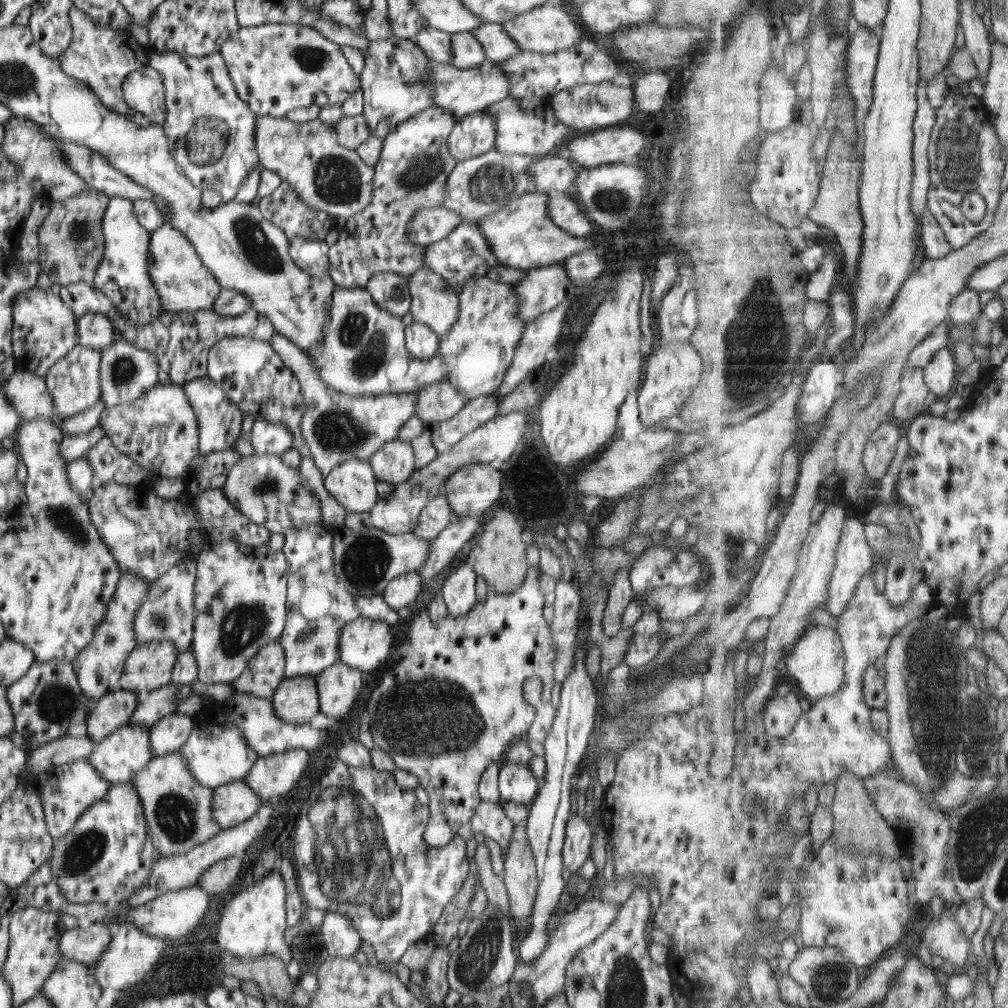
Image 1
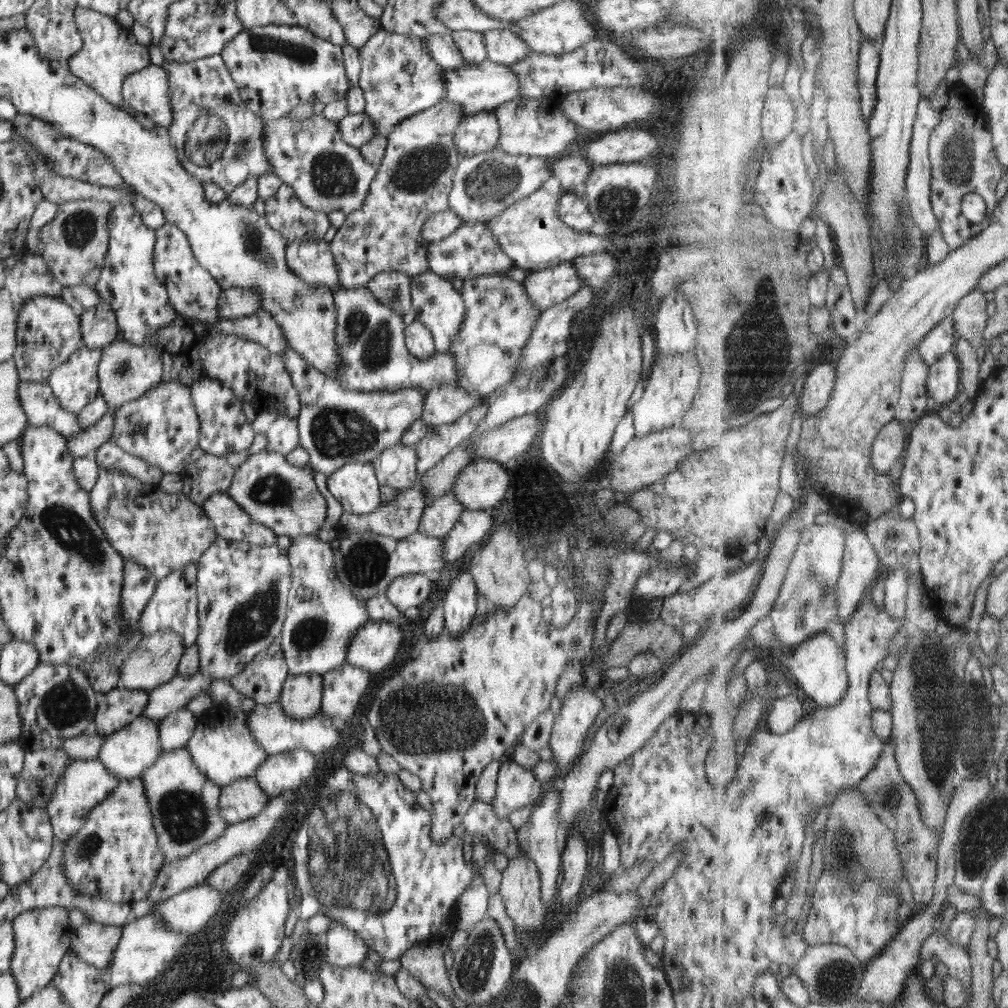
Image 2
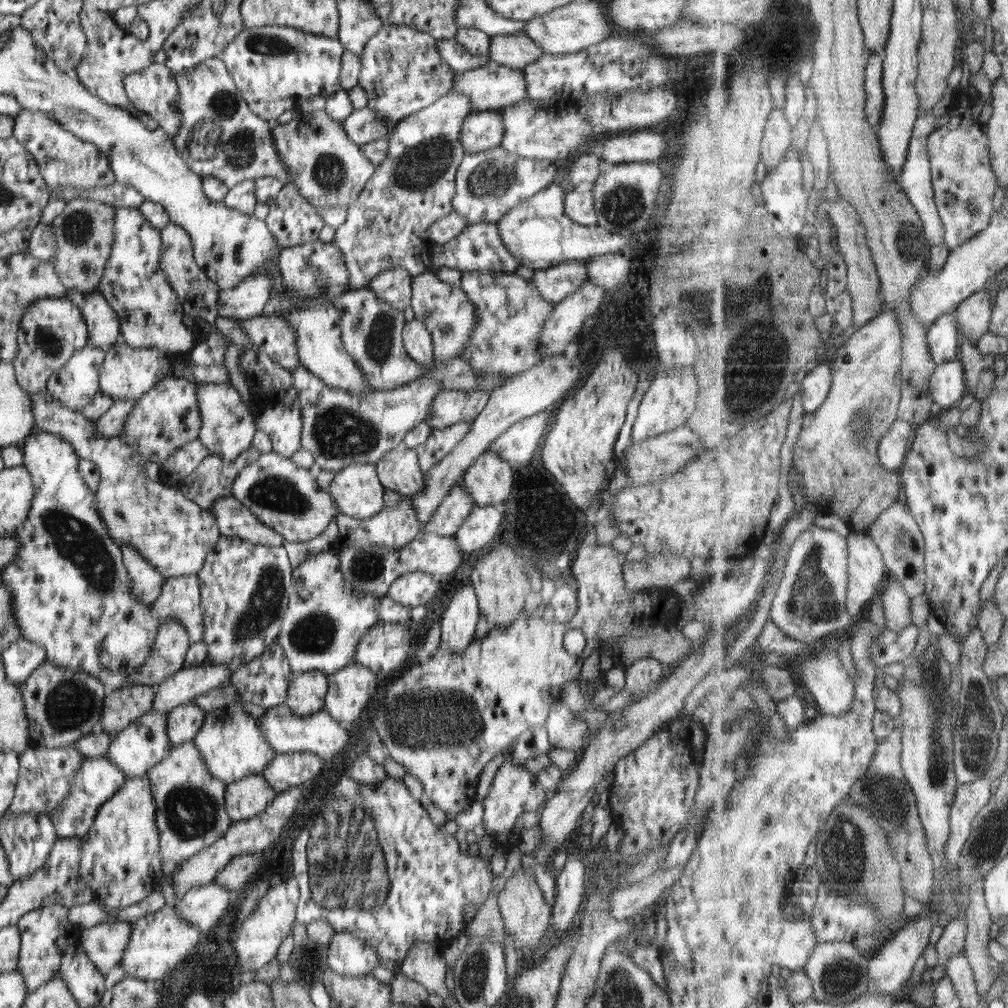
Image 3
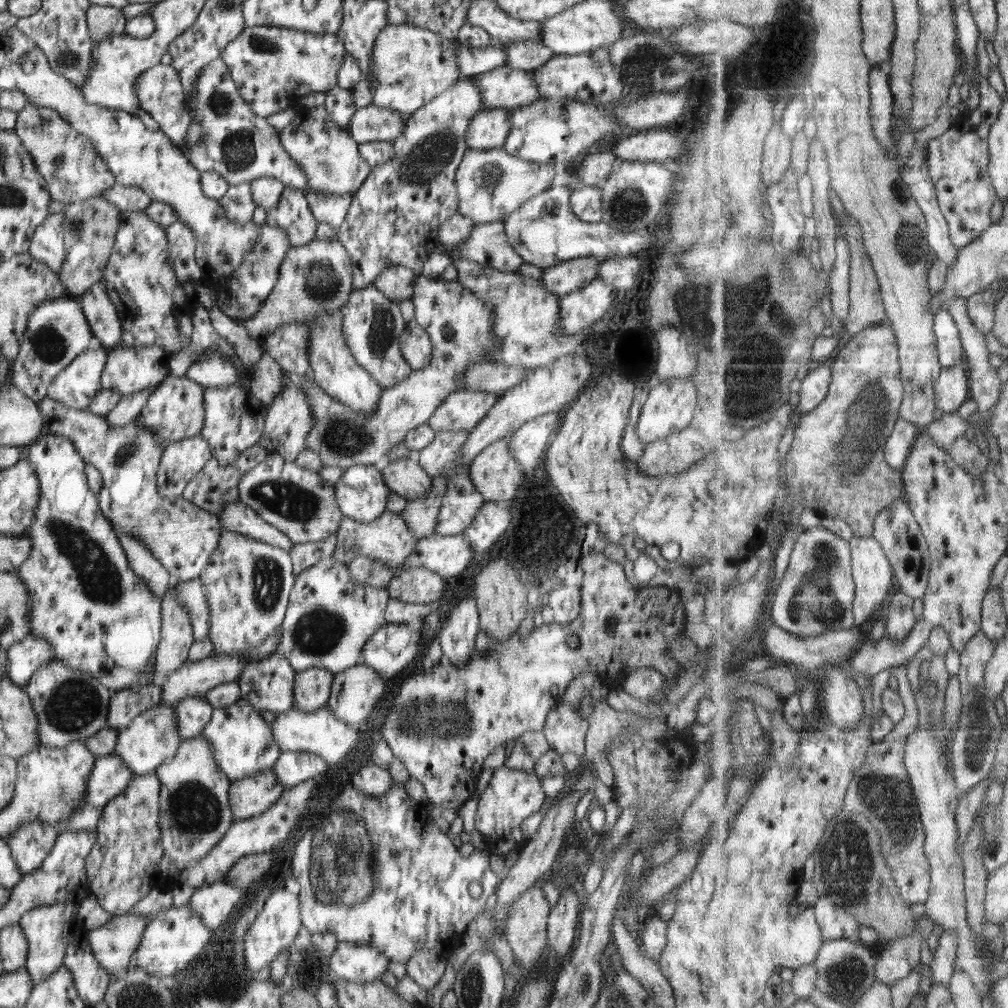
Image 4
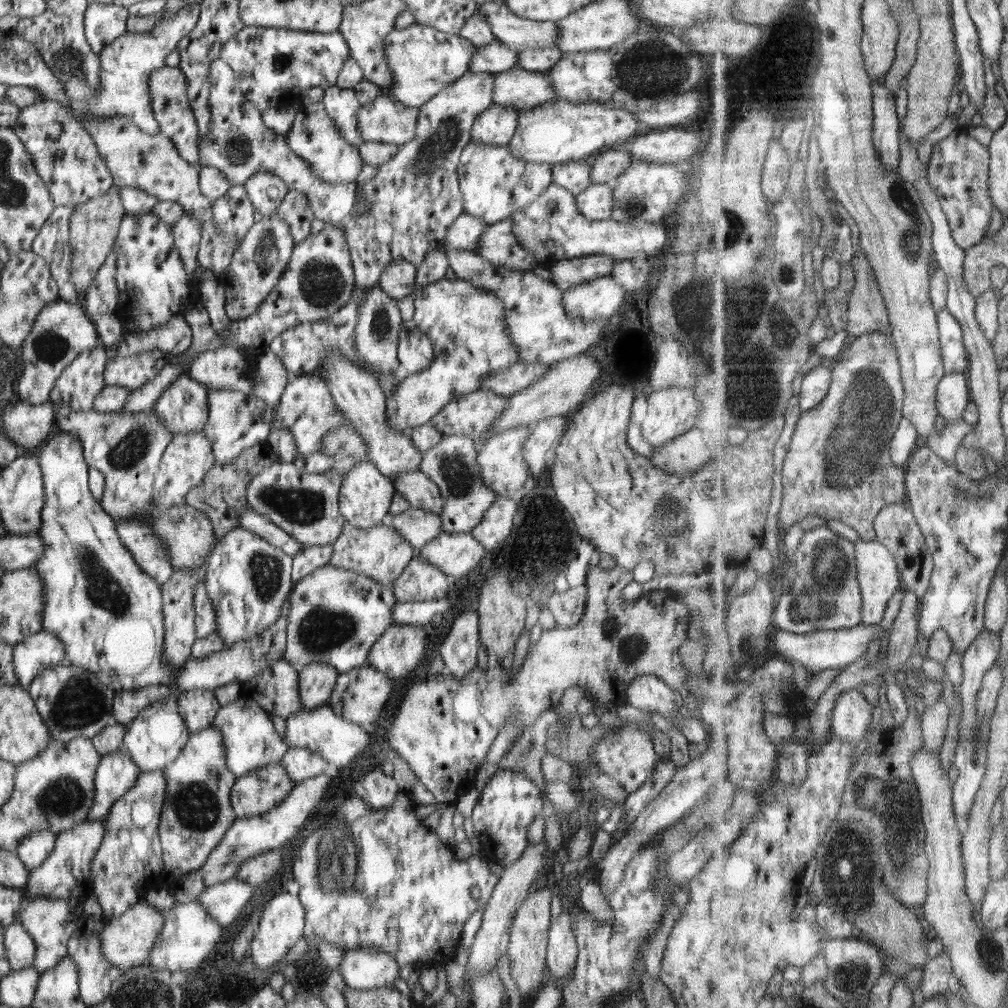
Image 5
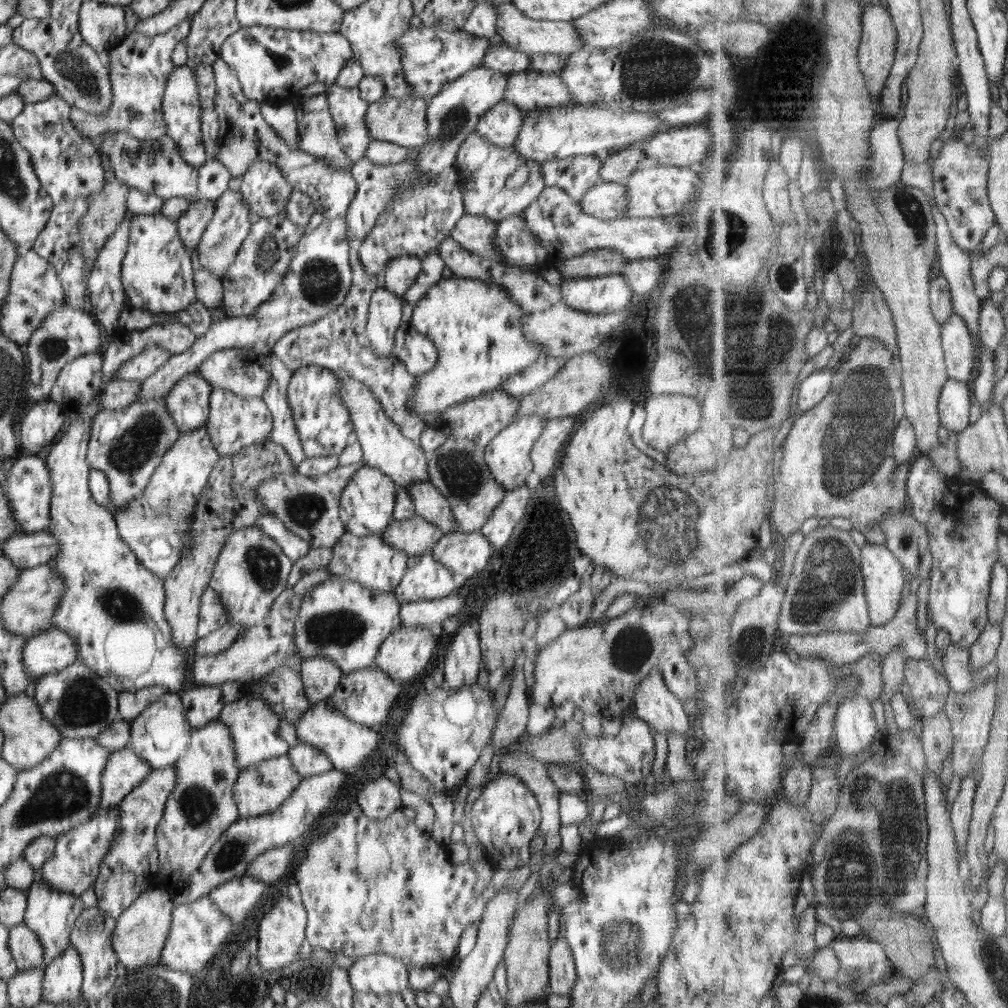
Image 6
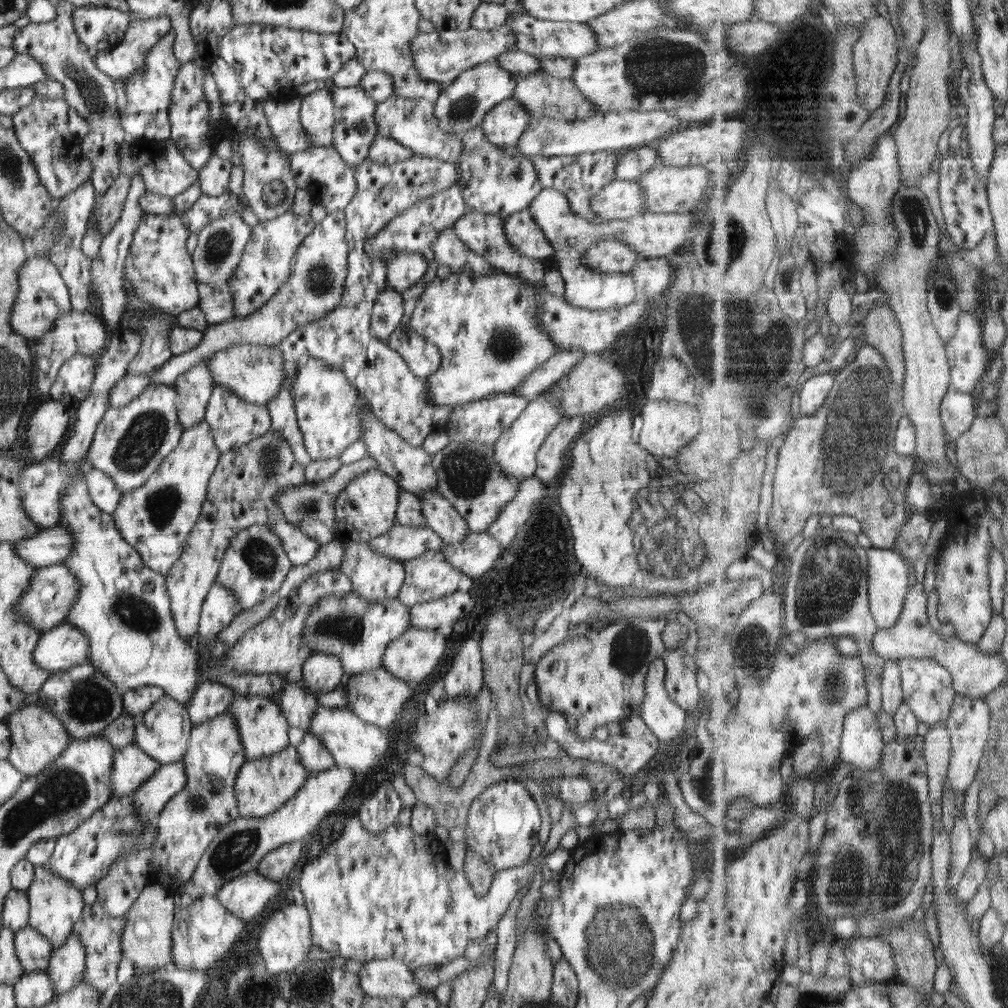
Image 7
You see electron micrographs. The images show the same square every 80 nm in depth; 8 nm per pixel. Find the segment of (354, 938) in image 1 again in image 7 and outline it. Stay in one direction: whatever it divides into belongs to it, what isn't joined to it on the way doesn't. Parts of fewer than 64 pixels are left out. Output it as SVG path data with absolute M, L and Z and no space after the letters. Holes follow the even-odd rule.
M392 957L366 961L358 978L361 989L370 998L397 997L409 1000L425 992L418 985L413 970Z

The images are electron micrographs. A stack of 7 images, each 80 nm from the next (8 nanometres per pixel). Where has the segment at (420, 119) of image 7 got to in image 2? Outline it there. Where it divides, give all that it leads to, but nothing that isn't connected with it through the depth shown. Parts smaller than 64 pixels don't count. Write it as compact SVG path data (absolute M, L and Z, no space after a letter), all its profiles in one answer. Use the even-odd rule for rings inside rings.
M349 112L337 123L342 140L357 149L364 146L364 143L370 142L377 134L377 128L365 112L358 114Z

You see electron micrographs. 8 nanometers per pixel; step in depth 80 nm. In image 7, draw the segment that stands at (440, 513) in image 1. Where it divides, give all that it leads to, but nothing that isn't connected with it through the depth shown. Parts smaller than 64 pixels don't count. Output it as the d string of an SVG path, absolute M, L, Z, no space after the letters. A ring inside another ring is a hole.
M451 440L450 444L433 455L433 467L438 475L438 492L451 502L467 522L470 532L486 531L496 521L498 513L510 502L519 489L519 480L507 475L494 458L493 446L480 441Z

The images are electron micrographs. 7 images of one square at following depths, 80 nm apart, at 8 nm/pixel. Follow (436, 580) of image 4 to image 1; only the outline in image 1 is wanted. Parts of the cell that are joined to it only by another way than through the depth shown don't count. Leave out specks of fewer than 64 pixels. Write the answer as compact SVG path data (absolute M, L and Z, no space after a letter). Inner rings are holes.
M417 571L393 578L384 589L384 600L395 612L402 615L408 613L422 592L422 579Z

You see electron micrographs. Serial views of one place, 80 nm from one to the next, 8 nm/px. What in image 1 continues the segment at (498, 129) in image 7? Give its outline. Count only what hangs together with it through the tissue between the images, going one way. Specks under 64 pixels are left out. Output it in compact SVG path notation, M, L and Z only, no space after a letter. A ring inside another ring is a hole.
M486 112L462 117L448 135L450 154L457 162L484 154L495 148L496 135L495 121Z

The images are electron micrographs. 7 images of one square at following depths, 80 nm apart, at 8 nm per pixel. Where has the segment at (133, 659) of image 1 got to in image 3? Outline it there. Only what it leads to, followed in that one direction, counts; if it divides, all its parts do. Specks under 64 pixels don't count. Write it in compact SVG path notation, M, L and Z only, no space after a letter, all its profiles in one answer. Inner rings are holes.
M164 619L147 661L129 676L128 685L156 687L183 667L191 643L186 627L178 619Z

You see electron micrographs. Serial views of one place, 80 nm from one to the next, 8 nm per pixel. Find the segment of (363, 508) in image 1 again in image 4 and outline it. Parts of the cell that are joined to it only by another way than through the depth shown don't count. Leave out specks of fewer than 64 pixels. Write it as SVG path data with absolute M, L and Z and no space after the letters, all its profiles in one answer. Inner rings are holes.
M354 465L343 470L335 483L335 499L344 517L368 523L387 511L391 490L383 481L380 465Z

